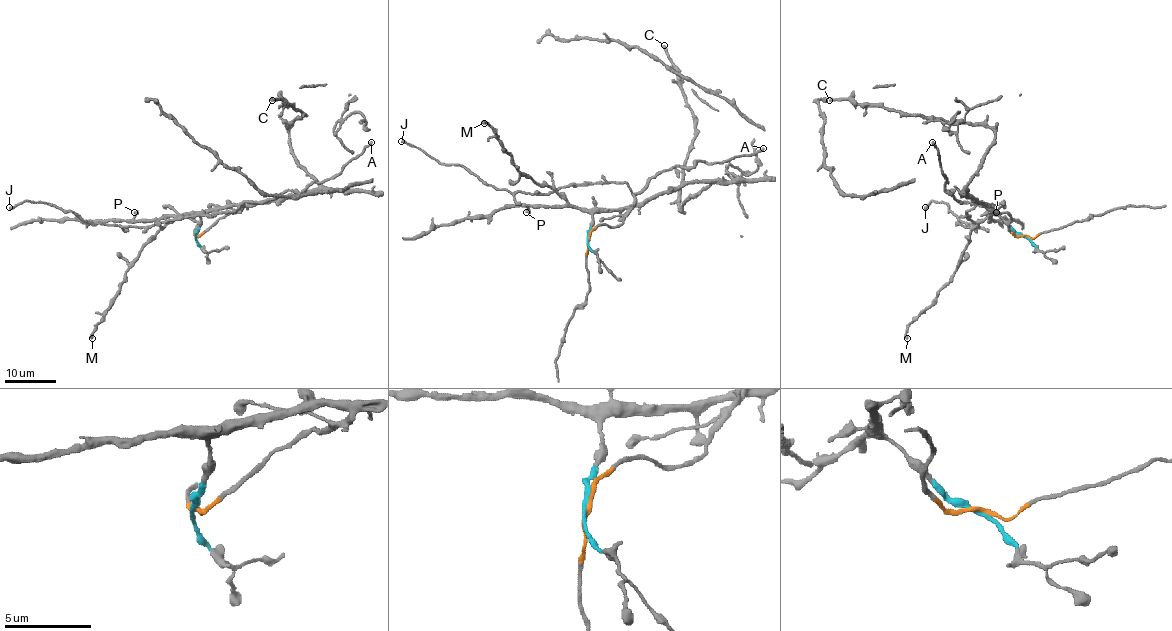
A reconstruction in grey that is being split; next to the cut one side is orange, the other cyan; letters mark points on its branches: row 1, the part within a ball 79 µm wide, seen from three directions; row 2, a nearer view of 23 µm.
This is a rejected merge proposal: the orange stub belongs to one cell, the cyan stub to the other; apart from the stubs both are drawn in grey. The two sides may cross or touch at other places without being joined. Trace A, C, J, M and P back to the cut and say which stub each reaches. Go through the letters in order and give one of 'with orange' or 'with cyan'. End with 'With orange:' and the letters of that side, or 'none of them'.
A: with orange
C: with cyan
J: with orange
M: with cyan
P: with cyan
With orange: A, J

